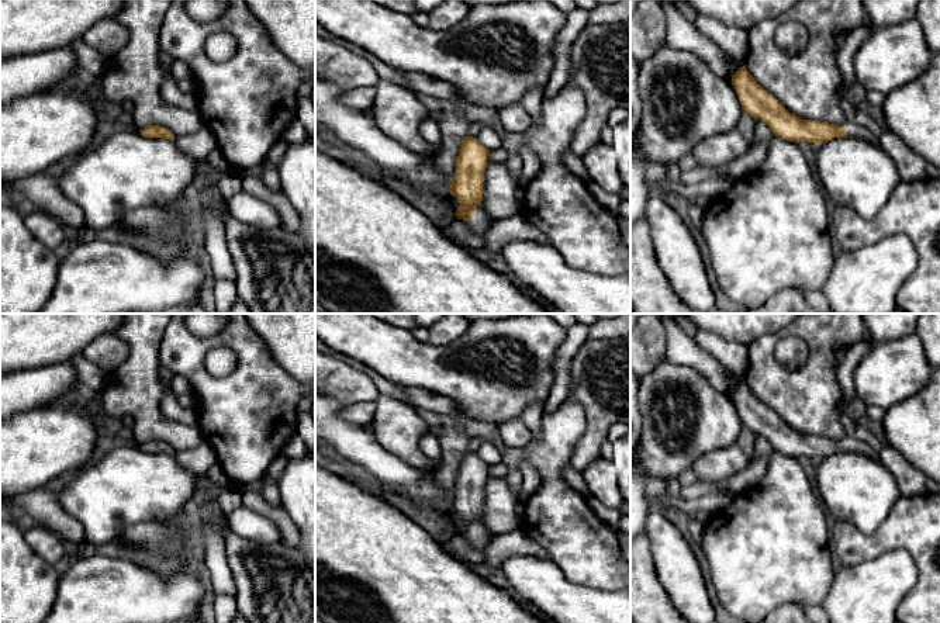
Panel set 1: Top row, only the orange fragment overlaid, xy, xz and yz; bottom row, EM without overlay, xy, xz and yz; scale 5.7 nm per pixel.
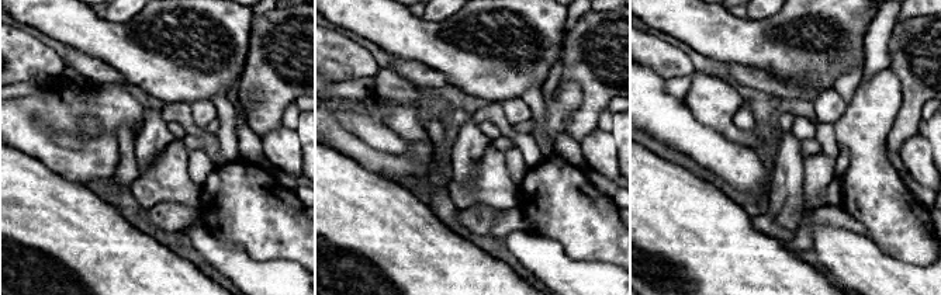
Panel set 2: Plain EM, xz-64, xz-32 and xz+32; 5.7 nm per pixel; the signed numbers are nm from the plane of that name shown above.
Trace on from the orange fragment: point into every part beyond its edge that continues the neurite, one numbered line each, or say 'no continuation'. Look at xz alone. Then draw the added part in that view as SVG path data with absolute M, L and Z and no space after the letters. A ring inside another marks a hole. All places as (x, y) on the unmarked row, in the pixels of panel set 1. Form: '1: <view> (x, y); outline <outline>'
1: xz (479, 539); outline M477 520L474 532L469 533L466 539L471 547L484 548L488 543L490 536L491 534L488 529L481 522Z

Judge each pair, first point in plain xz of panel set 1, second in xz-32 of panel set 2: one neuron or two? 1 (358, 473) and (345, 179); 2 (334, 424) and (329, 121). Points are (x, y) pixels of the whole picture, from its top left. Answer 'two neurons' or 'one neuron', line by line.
1: two neurons
2: two neurons

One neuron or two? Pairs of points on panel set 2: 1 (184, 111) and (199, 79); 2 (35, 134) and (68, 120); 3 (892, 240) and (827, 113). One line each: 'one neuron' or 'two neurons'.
1: two neurons
2: one neuron
3: two neurons

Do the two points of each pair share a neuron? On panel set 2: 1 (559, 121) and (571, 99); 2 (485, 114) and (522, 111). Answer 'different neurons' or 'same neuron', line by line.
1: same neuron
2: different neurons

